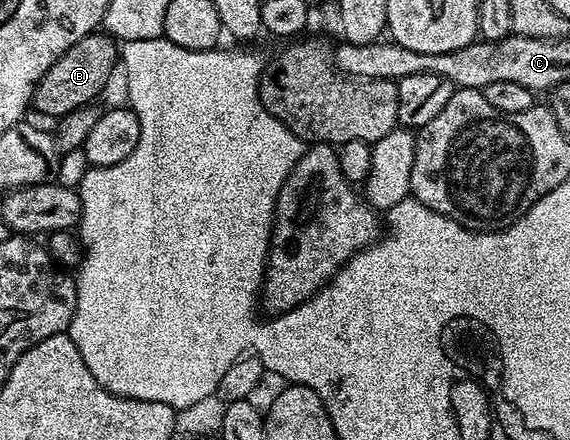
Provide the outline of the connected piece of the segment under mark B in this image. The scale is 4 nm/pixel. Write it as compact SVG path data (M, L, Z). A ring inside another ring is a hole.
M107 33L87 35L77 41L41 77L31 98L34 110L43 115L58 117L65 113L73 113L73 109L85 107L96 102L95 98L107 87L111 74L117 71L117 43Z

